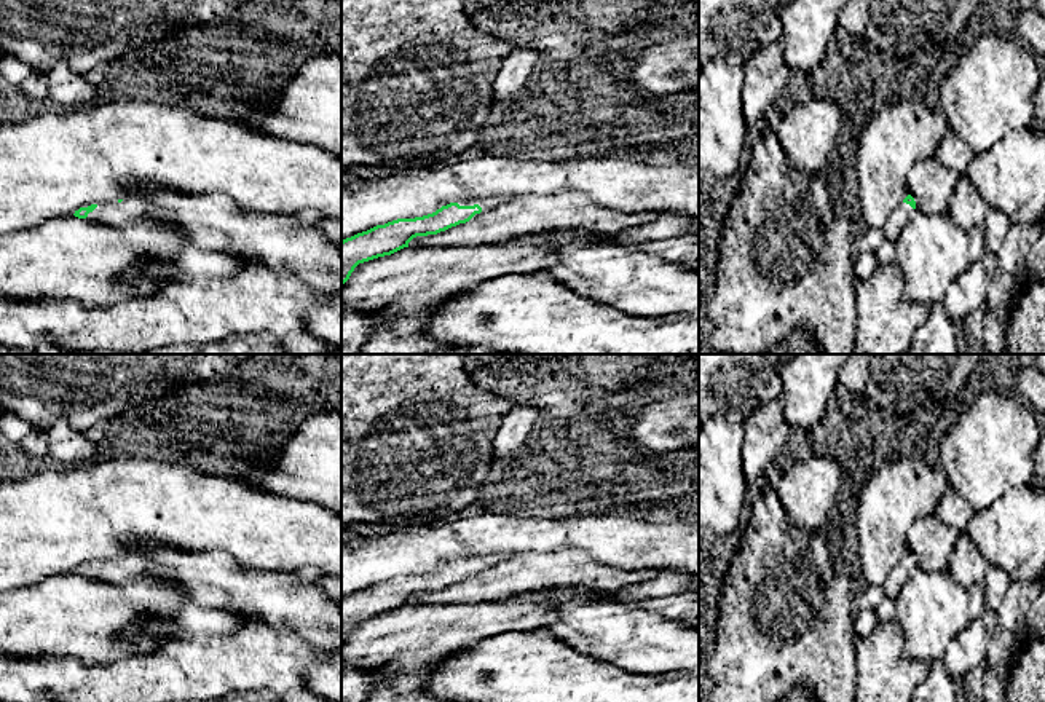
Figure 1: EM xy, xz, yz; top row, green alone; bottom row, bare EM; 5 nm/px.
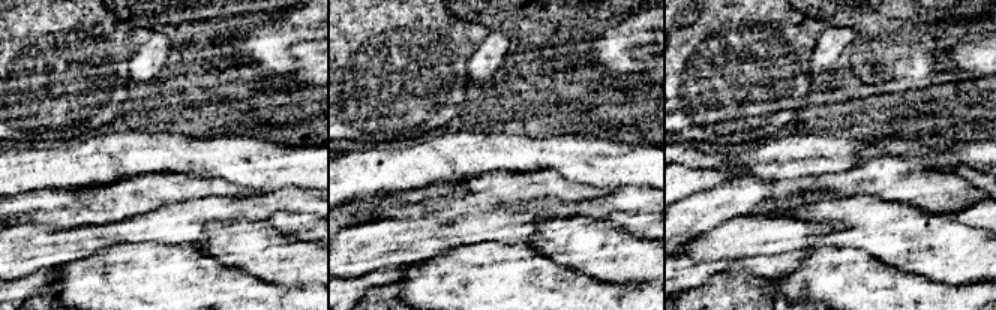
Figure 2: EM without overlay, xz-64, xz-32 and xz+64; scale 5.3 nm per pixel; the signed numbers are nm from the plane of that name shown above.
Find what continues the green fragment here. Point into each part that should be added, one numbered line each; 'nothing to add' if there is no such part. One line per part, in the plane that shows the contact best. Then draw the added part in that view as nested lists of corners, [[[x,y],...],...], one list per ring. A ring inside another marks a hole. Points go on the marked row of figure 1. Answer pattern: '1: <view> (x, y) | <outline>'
1: xz (487, 203) | [[[477,198],[477,199],[467,199],[467,201],[461,201],[458,203],[459,206],[474,206],[479,204],[482,207],[482,212],[490,211],[495,206],[499,206],[504,199],[501,198]]]

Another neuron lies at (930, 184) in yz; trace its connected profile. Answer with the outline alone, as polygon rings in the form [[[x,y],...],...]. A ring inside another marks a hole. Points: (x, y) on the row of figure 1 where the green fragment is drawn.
[[[935,158],[917,161],[908,172],[908,190],[916,209],[925,214],[948,214],[948,203],[960,174]]]

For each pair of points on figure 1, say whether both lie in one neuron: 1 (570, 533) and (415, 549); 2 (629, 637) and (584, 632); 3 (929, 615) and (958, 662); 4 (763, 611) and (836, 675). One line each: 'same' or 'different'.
1: same
2: same
3: different
4: same

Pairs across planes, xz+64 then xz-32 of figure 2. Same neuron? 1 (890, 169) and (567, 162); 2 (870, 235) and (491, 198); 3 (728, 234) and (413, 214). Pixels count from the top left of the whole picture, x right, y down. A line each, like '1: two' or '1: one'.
1: two
2: two
3: two

